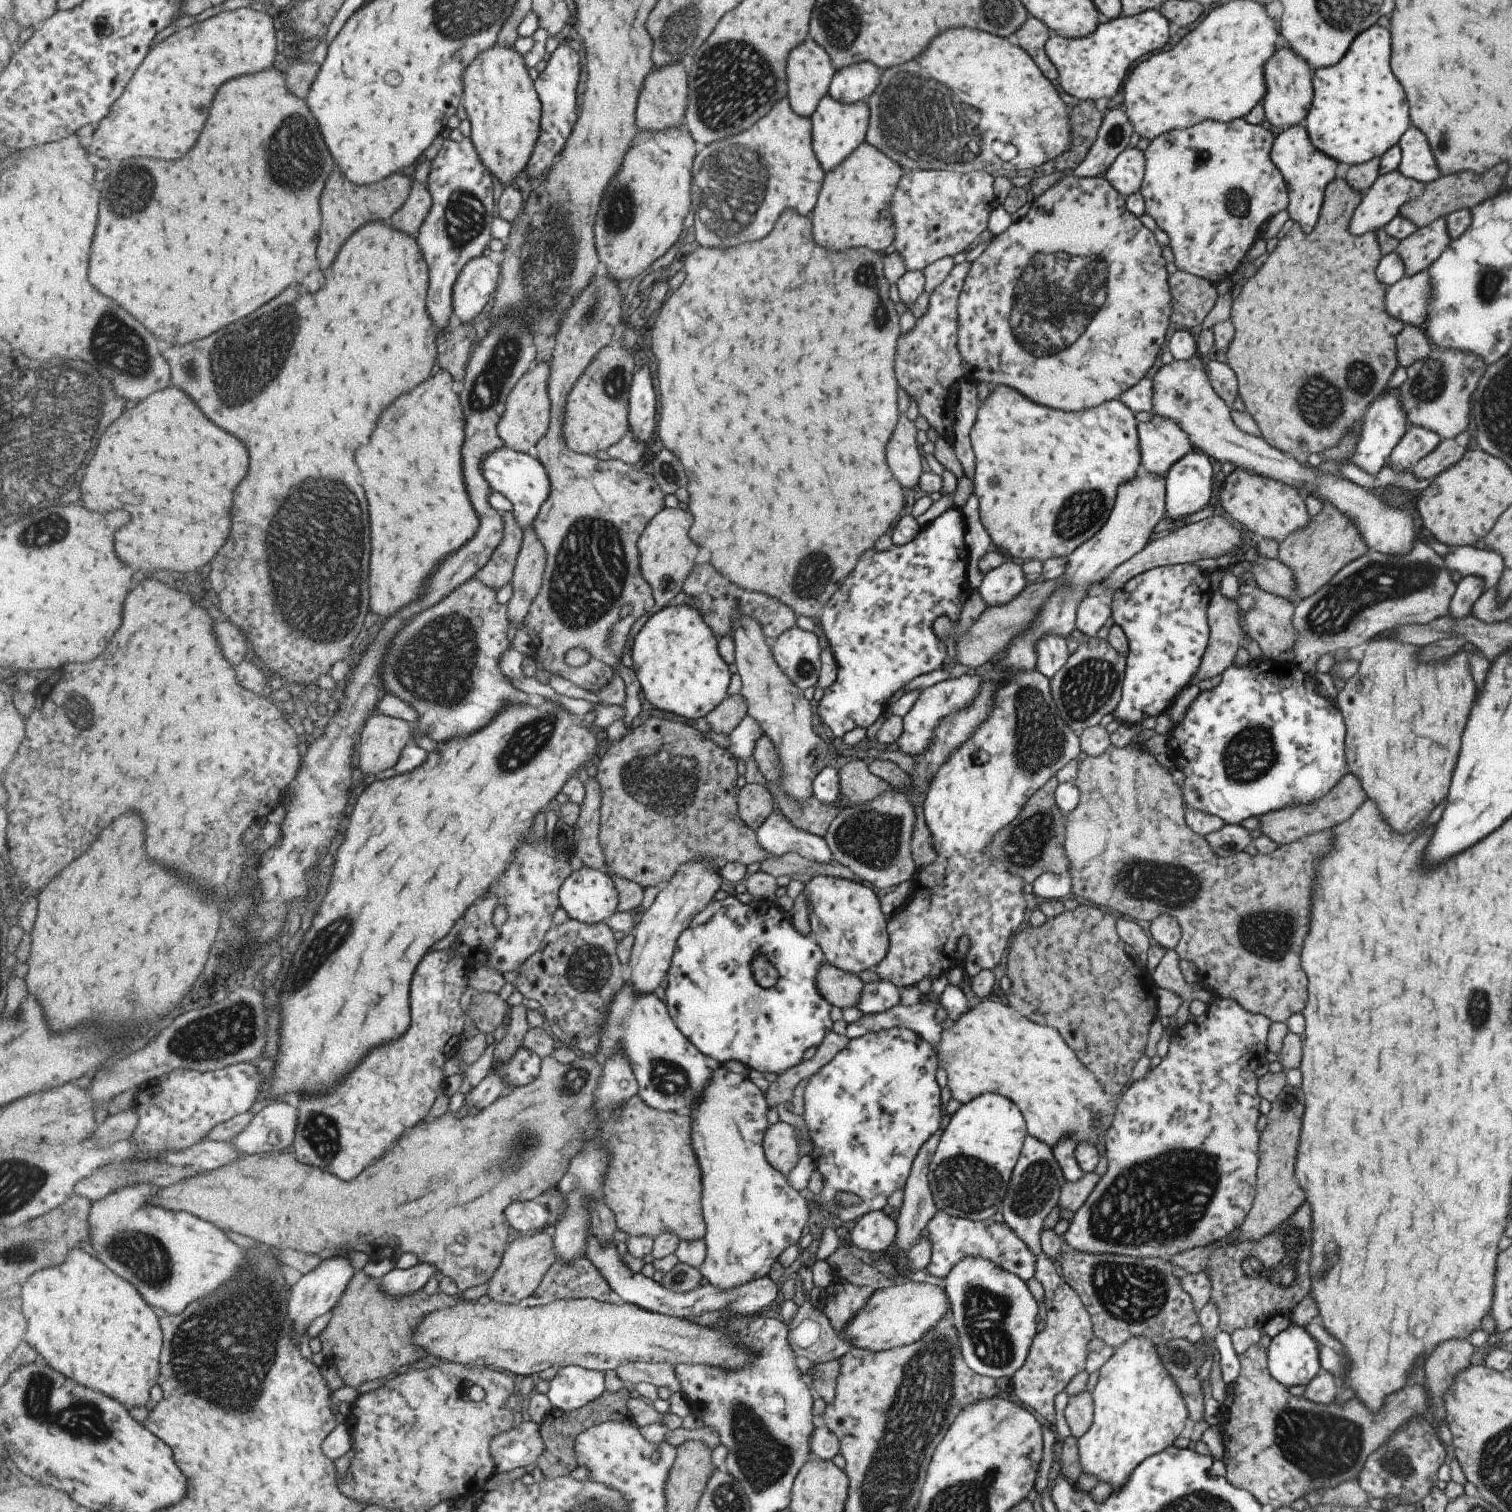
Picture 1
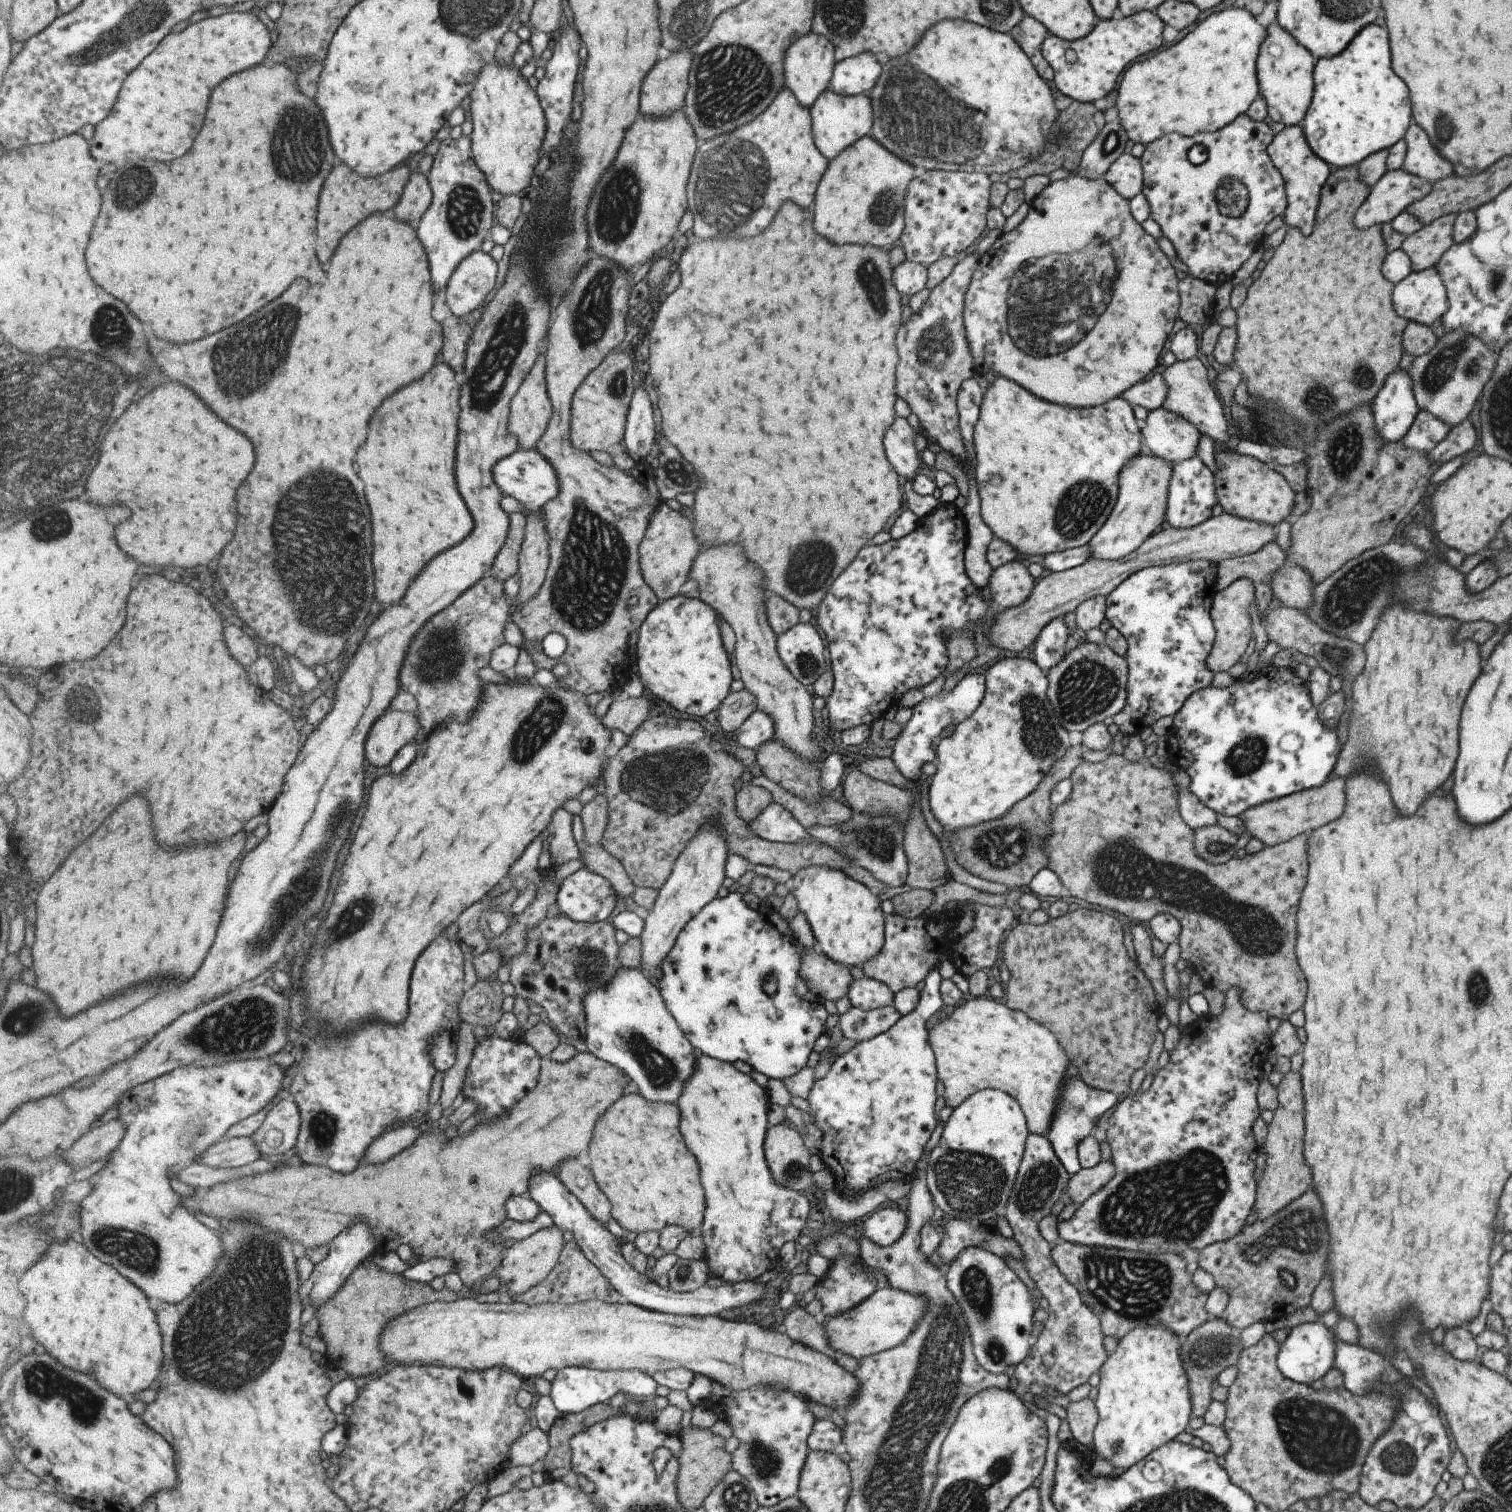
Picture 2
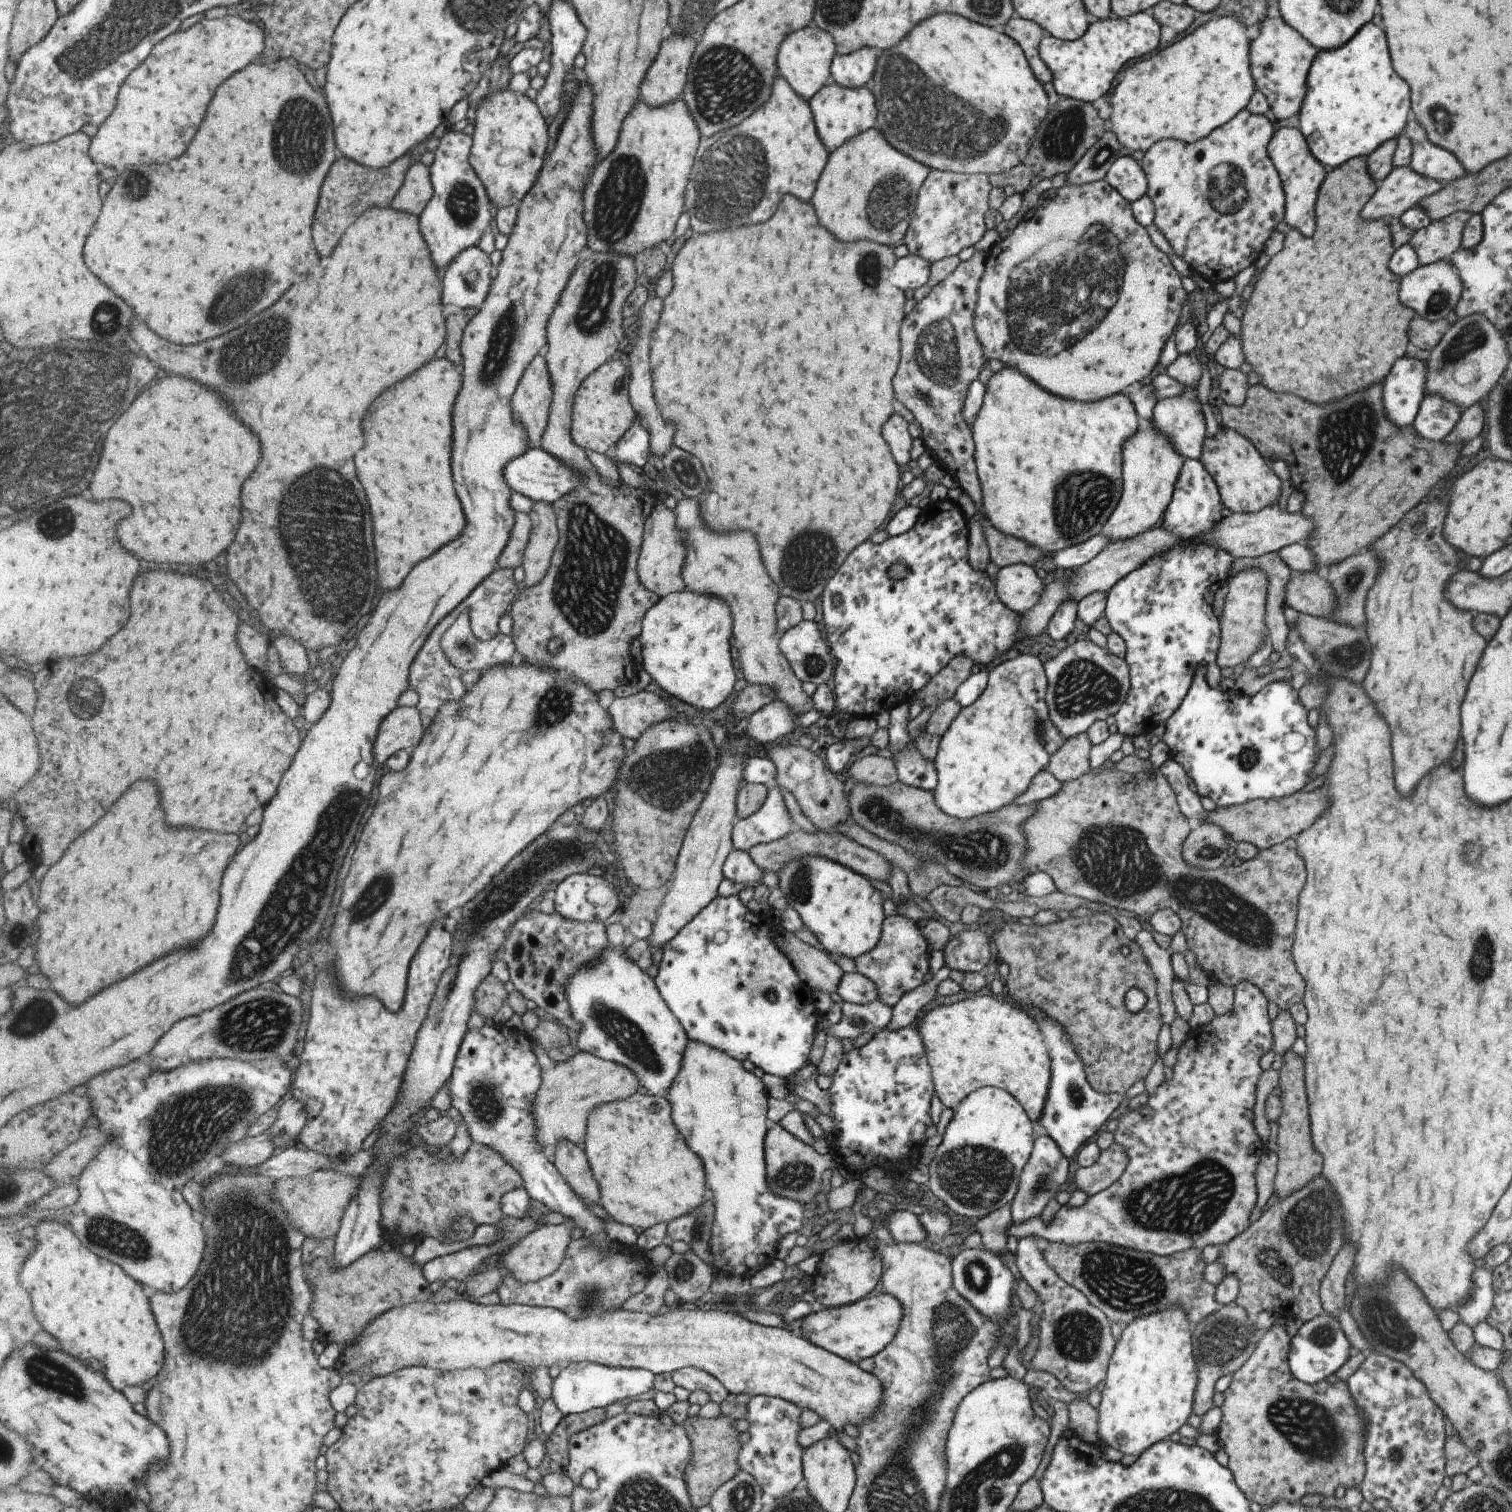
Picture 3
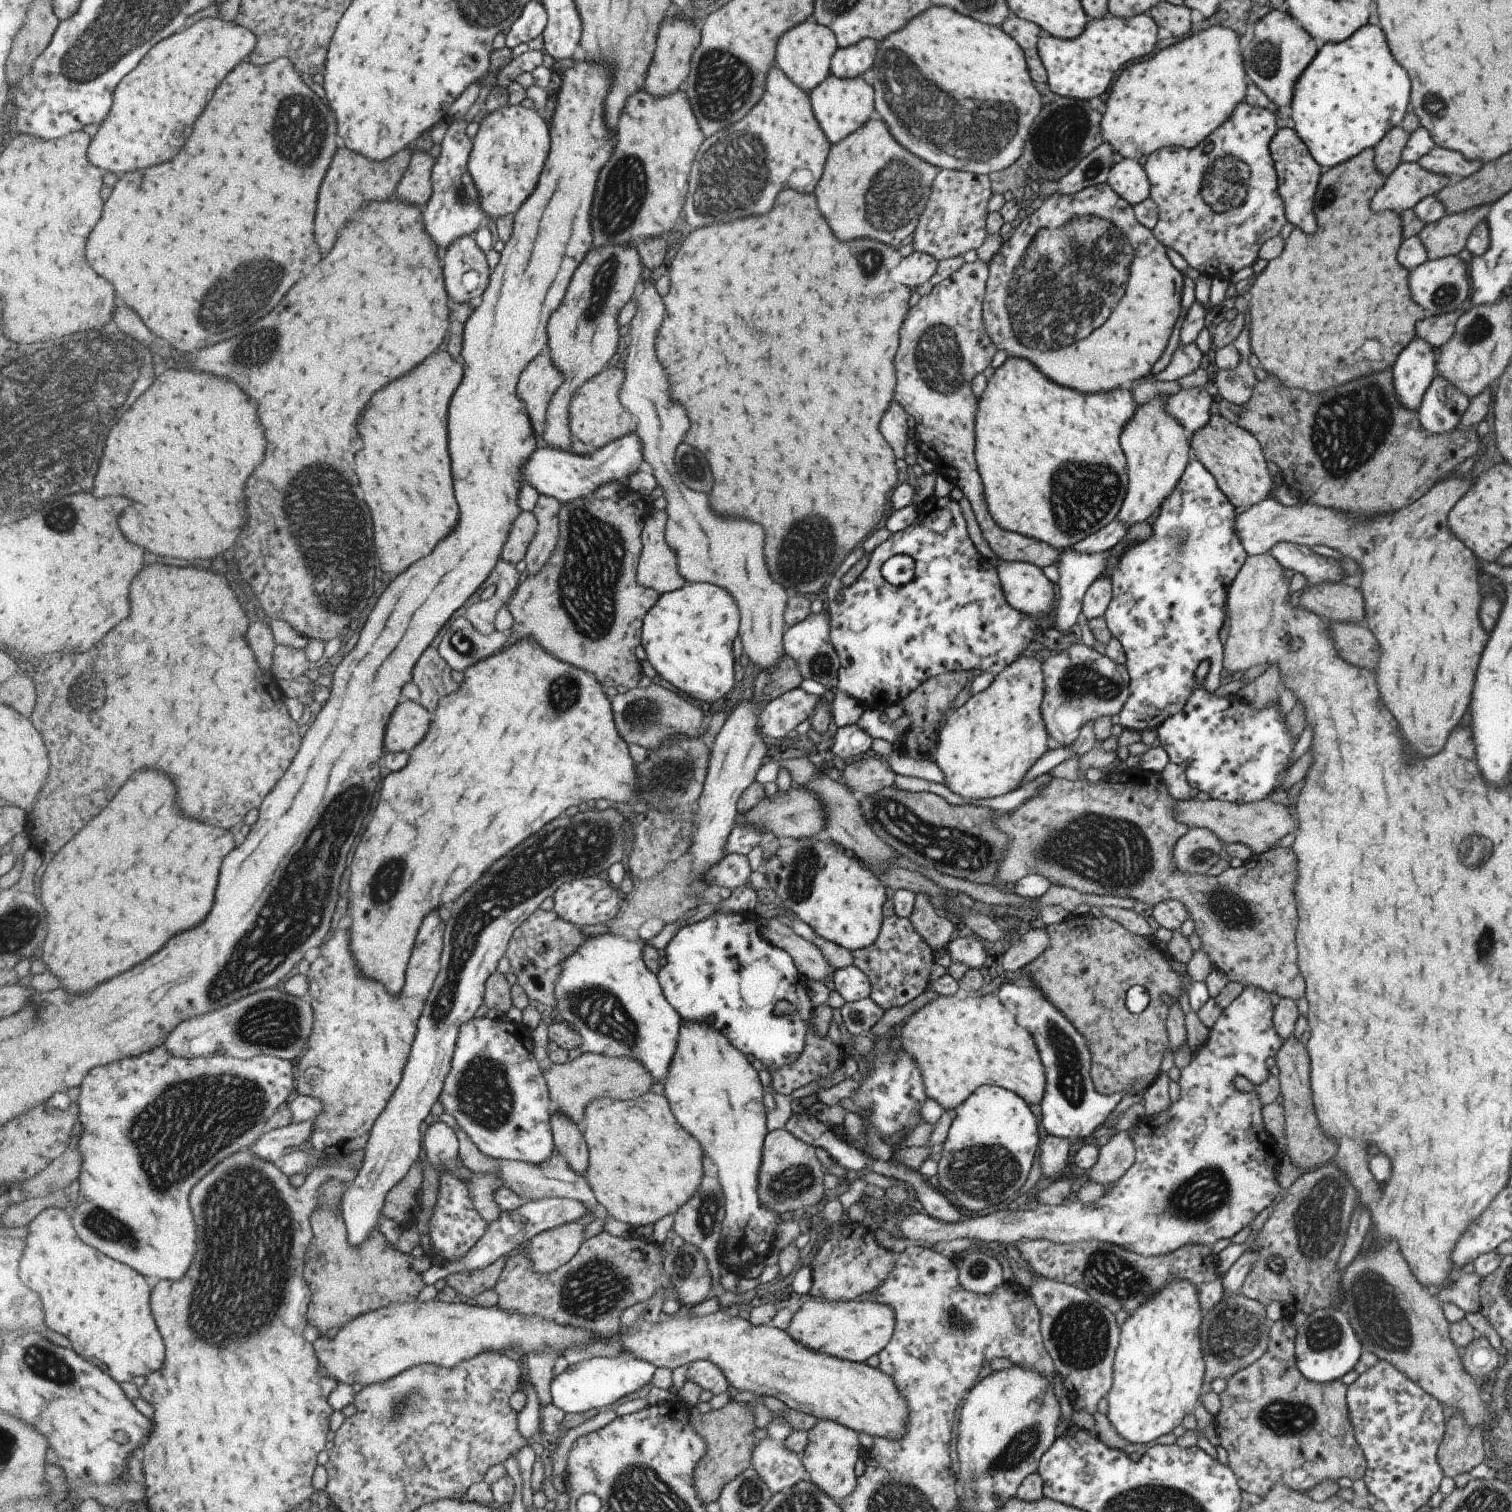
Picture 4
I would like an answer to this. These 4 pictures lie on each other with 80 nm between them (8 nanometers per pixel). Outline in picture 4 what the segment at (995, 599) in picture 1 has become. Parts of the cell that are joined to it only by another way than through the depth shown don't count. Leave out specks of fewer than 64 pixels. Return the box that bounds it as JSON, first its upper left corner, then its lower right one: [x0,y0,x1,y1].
[995,561,1055,626]

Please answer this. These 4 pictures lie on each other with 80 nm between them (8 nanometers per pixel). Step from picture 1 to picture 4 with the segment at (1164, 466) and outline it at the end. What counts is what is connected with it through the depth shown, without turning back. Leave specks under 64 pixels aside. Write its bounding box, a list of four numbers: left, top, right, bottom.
[1164,387,1211,440]

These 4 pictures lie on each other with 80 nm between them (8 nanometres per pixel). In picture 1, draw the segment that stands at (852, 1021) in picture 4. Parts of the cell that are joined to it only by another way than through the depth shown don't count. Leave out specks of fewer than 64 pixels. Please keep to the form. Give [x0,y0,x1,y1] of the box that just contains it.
[845,1000,942,1054]

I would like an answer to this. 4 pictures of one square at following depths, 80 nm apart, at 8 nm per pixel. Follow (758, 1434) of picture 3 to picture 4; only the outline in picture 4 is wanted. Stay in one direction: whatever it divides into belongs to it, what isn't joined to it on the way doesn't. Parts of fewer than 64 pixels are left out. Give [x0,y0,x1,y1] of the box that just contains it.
[750,1413,806,1495]

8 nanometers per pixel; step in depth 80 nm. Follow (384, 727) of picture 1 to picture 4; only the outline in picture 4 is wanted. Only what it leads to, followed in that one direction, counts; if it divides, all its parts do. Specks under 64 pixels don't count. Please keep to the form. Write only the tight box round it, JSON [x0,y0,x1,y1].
[389,699,432,752]

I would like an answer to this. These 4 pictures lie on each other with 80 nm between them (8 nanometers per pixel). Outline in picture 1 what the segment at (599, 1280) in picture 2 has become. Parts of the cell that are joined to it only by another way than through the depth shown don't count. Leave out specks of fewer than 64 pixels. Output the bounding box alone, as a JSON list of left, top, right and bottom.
[523,1257,613,1307]

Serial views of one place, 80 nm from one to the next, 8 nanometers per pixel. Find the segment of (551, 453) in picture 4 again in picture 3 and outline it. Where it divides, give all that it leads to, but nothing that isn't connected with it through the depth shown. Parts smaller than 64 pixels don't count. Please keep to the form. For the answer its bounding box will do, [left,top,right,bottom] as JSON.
[505,417,653,502]

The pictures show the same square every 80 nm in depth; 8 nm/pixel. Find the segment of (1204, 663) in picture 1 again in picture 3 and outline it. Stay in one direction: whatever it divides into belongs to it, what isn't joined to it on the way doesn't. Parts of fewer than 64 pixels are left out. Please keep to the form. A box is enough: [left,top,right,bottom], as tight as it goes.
[1216,567,1268,668]

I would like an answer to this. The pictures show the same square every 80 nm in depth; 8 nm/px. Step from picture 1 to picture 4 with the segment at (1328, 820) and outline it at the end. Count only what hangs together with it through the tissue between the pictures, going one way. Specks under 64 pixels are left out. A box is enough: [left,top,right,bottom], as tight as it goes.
[1172,798,1296,856]

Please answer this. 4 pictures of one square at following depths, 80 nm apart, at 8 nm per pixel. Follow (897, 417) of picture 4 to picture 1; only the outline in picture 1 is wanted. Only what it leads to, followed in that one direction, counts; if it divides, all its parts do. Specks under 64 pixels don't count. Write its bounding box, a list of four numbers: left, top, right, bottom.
[885,413,921,490]

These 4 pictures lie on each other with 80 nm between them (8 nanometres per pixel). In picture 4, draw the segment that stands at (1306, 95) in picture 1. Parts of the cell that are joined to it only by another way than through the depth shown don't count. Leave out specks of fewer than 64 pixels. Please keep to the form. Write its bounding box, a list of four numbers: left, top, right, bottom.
[1240,9,1319,114]

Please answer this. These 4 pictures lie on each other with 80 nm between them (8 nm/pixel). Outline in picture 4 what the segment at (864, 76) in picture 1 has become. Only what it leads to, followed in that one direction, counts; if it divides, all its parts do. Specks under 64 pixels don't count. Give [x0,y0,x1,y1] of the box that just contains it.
[830,38,876,78]

